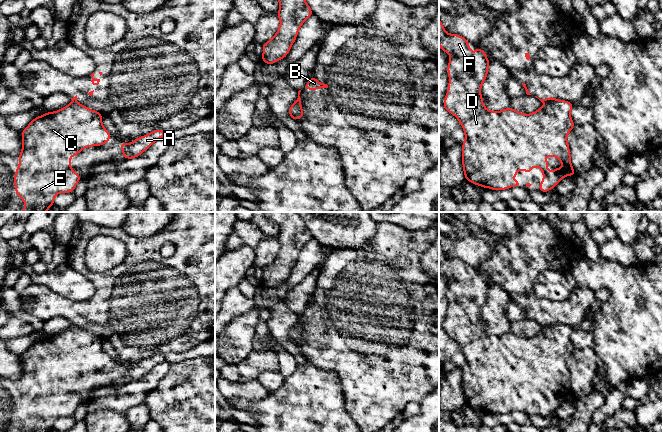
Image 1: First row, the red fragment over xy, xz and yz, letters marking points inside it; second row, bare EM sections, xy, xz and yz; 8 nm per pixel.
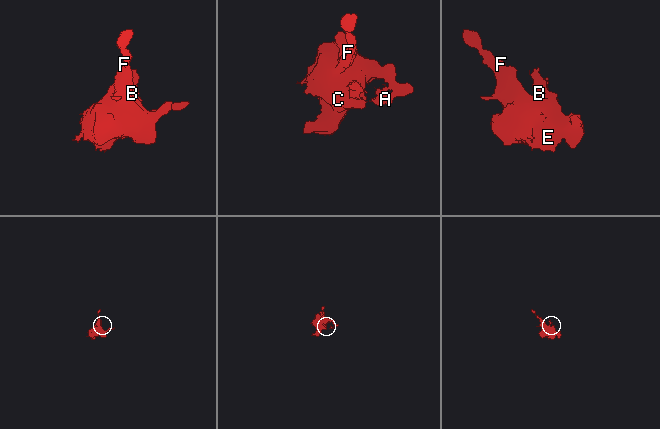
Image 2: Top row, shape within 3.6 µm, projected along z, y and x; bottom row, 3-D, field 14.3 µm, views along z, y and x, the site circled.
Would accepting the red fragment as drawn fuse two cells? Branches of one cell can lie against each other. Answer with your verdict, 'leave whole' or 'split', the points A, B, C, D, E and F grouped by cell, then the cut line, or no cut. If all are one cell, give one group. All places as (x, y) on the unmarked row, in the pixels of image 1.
split | A C D E F / B | yz (556, 323), (547, 327)

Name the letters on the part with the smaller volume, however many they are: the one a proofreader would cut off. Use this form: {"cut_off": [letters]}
{"cut_off": ["B"]}

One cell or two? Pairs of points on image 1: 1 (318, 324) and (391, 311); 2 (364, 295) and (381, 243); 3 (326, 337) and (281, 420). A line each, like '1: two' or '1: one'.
1: one
2: one
3: two

